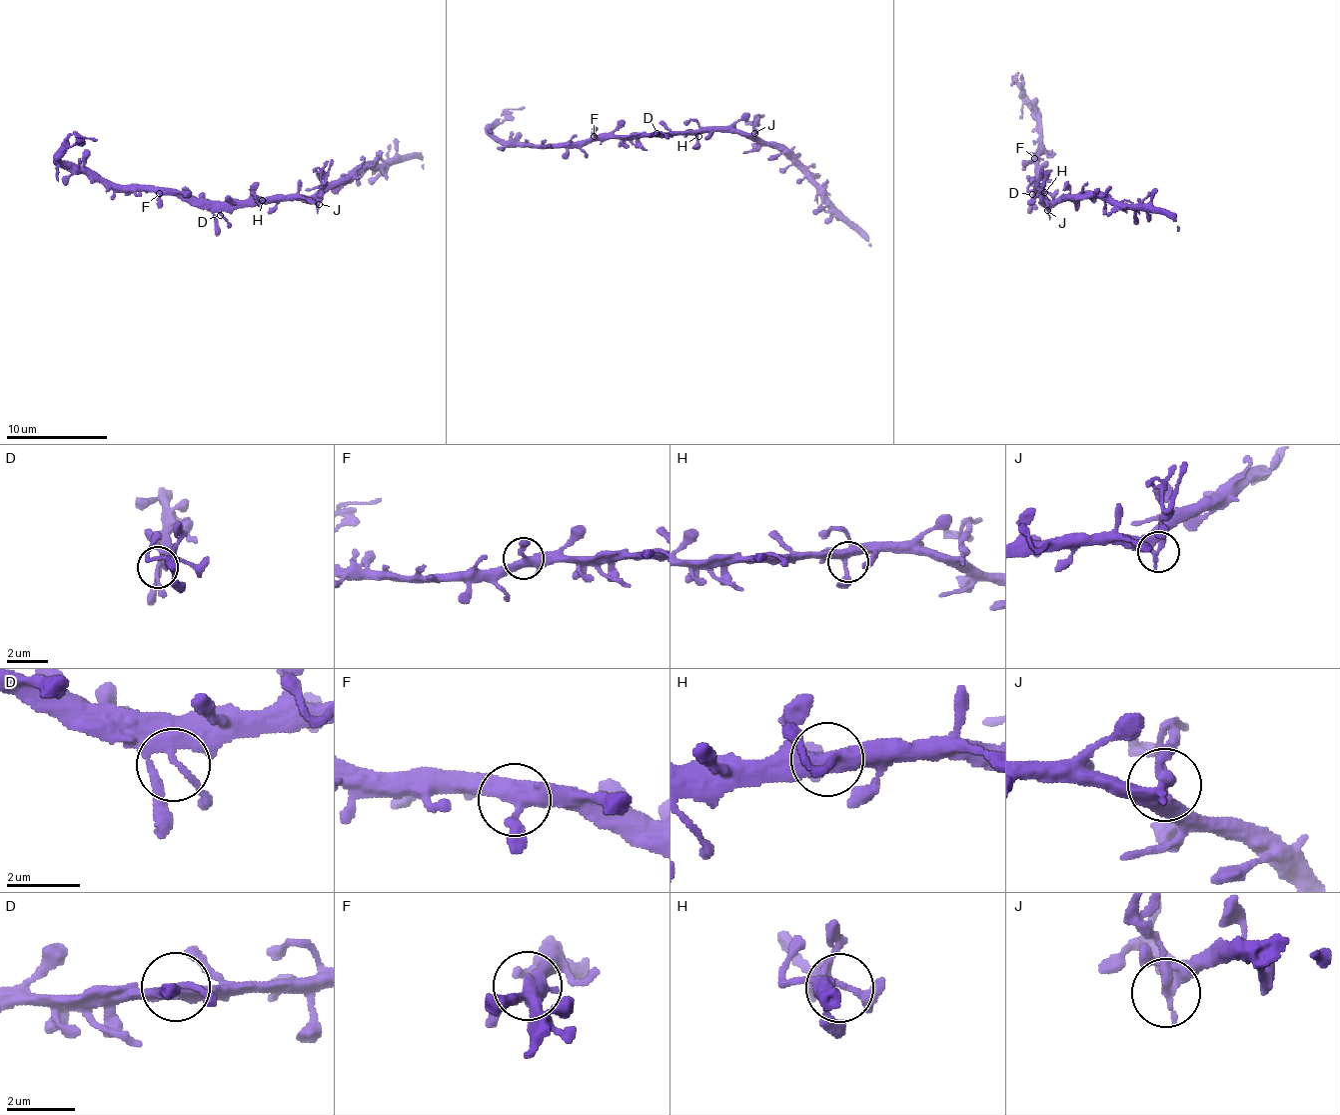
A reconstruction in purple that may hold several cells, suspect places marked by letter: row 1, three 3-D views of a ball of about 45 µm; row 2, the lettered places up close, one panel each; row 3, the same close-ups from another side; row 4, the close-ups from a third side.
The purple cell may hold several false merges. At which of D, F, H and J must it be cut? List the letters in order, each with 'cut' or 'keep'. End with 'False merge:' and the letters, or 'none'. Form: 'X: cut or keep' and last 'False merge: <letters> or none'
D: keep
F: keep
H: keep
J: cut
False merge: J

